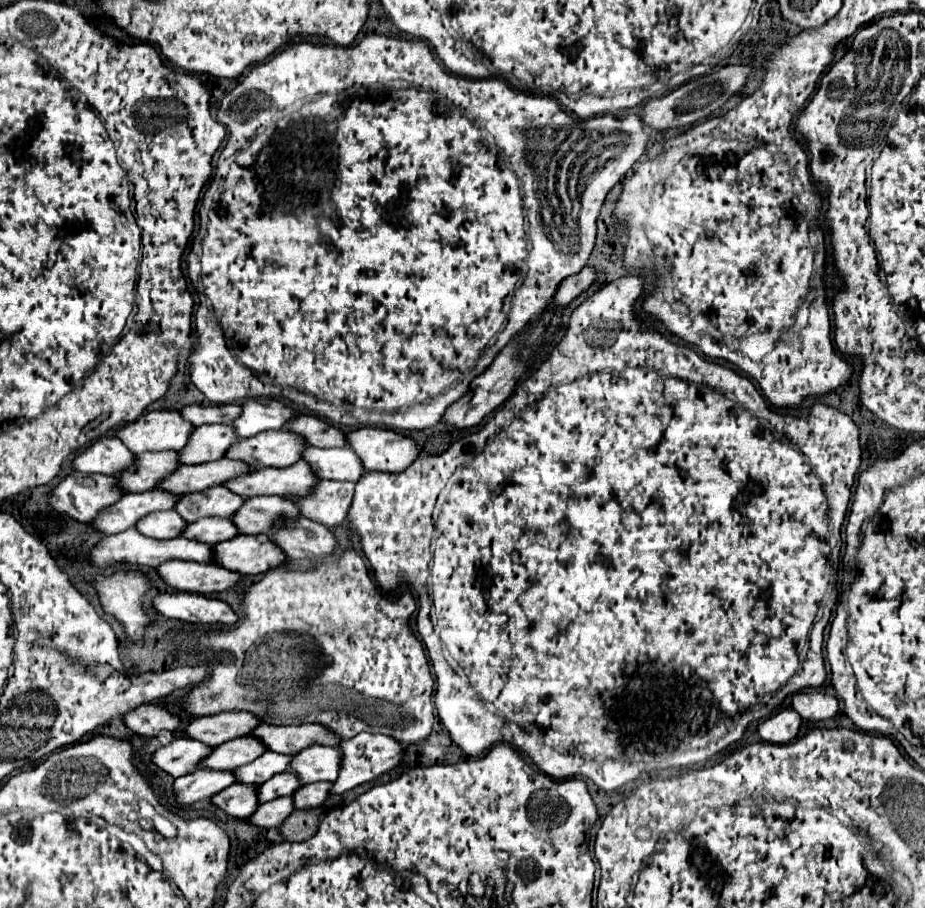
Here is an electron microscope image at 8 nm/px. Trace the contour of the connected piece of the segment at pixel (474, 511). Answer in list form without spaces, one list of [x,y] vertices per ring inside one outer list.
[[[625,276],[619,278],[607,286],[603,286],[599,292],[589,296],[583,304],[579,304],[569,318],[567,330],[563,338],[553,346],[553,350],[529,372],[529,376],[515,388],[513,396],[509,396],[503,406],[495,412],[493,418],[487,420],[487,424],[479,432],[471,432],[461,436],[447,452],[441,456],[425,456],[417,458],[409,468],[403,472],[365,472],[357,484],[355,484],[355,498],[349,510],[349,520],[355,526],[363,552],[367,560],[371,562],[375,570],[375,578],[383,590],[391,590],[397,586],[405,586],[405,582],[417,592],[419,596],[419,634],[421,640],[425,642],[433,672],[437,676],[437,692],[435,692],[435,708],[437,714],[443,722],[443,726],[449,730],[451,738],[461,746],[463,752],[469,756],[481,756],[483,752],[491,750],[495,744],[511,744],[515,746],[521,754],[529,756],[539,770],[543,770],[547,776],[563,780],[563,778],[589,778],[597,784],[597,788],[609,792],[615,790],[623,784],[633,782],[641,772],[655,770],[655,768],[669,768],[669,766],[687,766],[687,762],[701,762],[717,754],[719,750],[727,748],[729,744],[737,742],[745,728],[755,722],[763,720],[773,710],[787,698],[791,692],[803,690],[803,688],[819,688],[825,682],[825,664],[823,664],[823,630],[827,626],[829,614],[821,612],[823,598],[829,594],[829,584],[833,578],[833,570],[839,562],[839,550],[841,550],[841,524],[849,506],[849,496],[851,496],[851,486],[855,472],[861,464],[861,446],[859,446],[859,430],[855,422],[829,406],[815,404],[811,414],[805,418],[789,416],[779,410],[773,410],[759,390],[753,386],[753,382],[745,376],[739,376],[731,368],[713,364],[701,356],[697,356],[687,344],[681,342],[671,342],[665,336],[661,336],[655,330],[645,330],[639,326],[635,320],[633,312],[633,302],[643,292],[643,280],[639,276]]]

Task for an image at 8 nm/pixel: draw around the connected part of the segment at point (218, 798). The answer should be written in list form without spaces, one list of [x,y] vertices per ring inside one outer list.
[[[231,784],[223,792],[215,794],[211,798],[211,804],[221,808],[225,814],[233,818],[247,818],[257,808],[255,800],[255,784]]]

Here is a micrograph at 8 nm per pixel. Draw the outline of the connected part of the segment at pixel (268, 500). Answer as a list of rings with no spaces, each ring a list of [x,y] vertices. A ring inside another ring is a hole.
[[[253,496],[245,498],[241,508],[233,514],[231,522],[237,526],[239,532],[265,534],[271,530],[269,526],[283,514],[299,516],[299,510],[295,510],[295,504],[279,496]]]

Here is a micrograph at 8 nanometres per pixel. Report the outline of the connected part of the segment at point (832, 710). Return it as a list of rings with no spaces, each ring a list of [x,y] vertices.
[[[823,690],[797,692],[791,698],[791,708],[803,720],[827,720],[837,714],[837,698]]]

